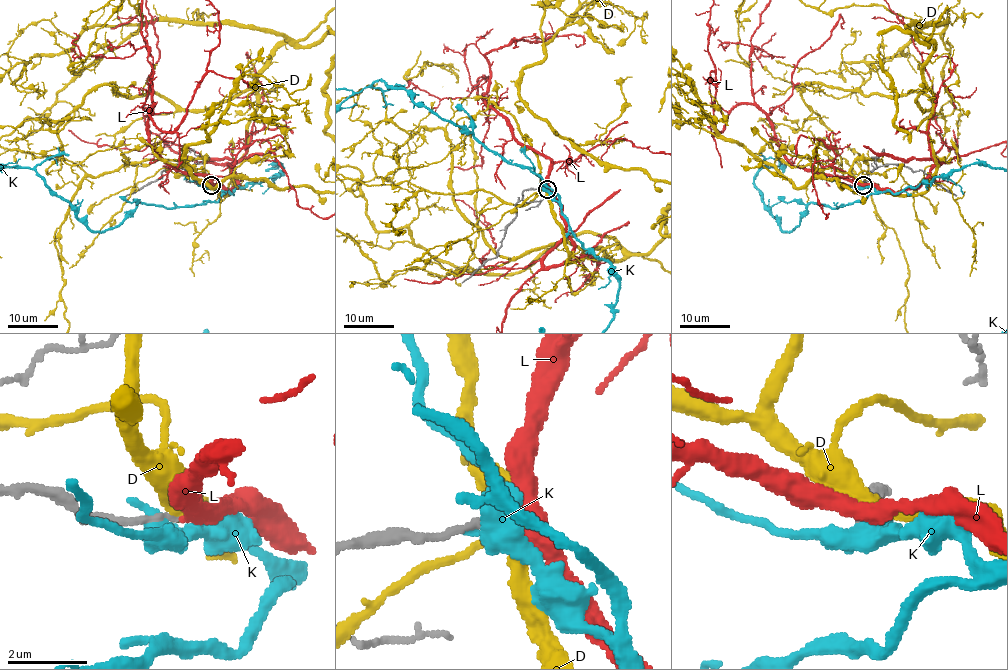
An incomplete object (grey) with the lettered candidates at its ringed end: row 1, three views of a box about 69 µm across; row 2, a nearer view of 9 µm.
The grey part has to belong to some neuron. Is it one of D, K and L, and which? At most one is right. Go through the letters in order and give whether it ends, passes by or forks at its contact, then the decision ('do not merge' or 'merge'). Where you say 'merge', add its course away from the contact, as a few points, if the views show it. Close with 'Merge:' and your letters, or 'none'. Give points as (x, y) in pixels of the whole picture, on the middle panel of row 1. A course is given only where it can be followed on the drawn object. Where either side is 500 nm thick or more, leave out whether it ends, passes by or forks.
D: it passes by; do not merge
K: do not merge
L: it passes by; merge
Merge: L

